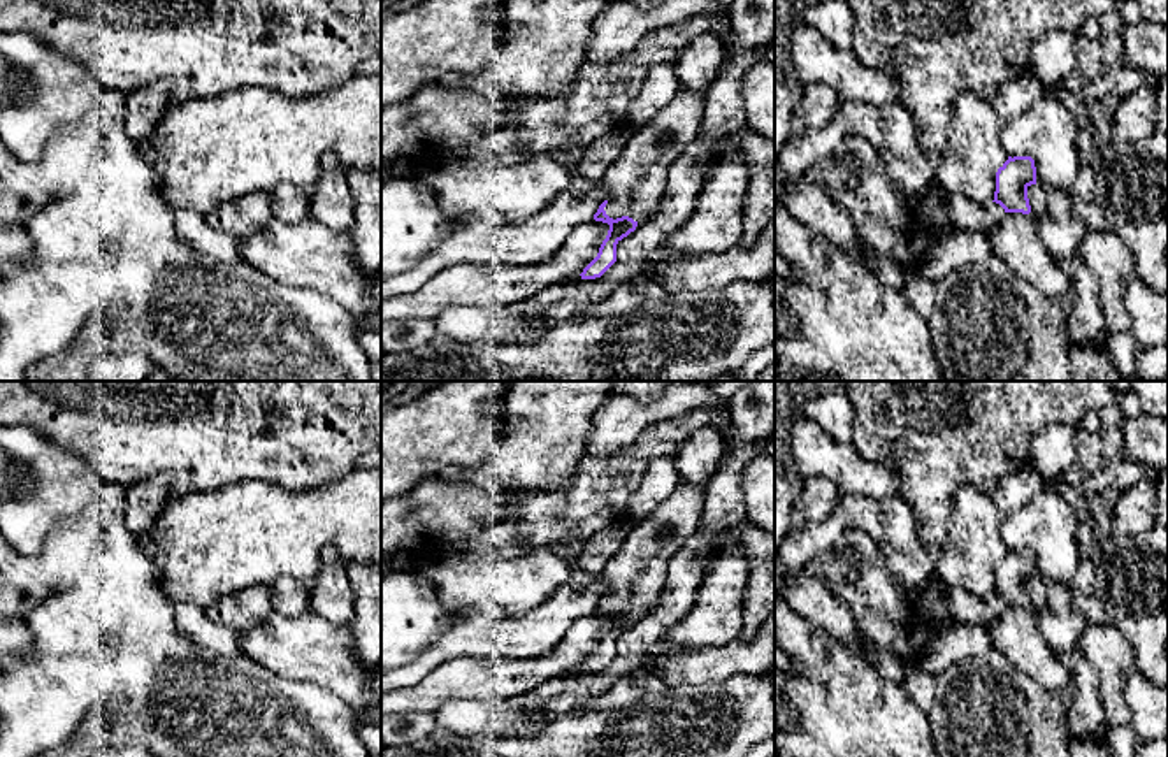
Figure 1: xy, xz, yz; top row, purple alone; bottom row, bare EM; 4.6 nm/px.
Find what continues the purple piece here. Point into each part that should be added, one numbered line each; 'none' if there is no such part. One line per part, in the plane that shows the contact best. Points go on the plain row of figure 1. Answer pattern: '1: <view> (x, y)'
1: xz (634, 576)

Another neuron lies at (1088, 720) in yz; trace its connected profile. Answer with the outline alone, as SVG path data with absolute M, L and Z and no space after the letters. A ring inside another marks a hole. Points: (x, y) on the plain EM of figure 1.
M1080 650L1061 652L1057 660L1070 671L1073 706L1070 717L1070 739L1103 741L1107 736L1107 715L1100 692L1100 678Z

